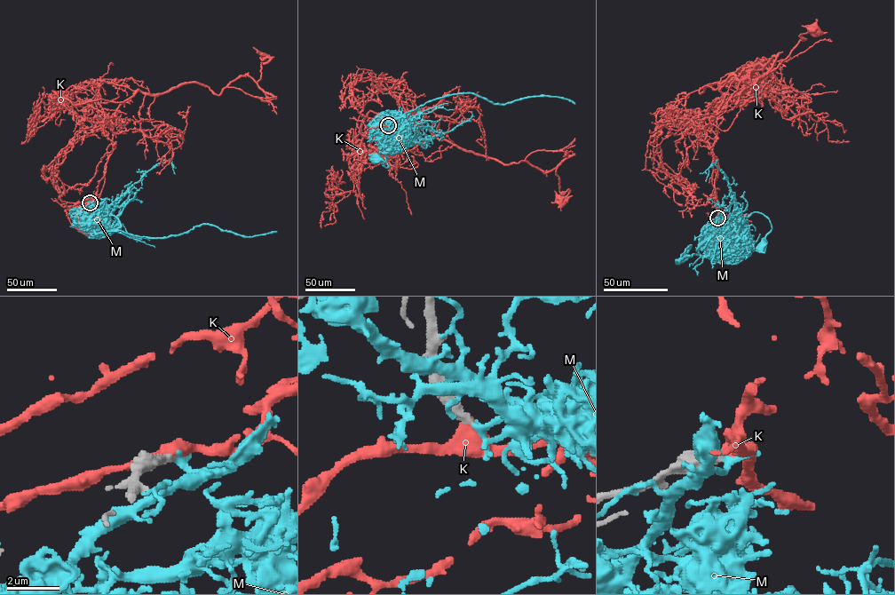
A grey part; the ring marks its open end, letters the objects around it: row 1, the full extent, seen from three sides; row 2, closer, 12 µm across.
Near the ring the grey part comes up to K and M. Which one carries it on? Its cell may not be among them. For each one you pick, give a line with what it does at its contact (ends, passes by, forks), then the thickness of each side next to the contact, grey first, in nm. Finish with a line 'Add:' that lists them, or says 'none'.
K: It ends there. Thickness 400 nm (grey) against 600 nm
Add: K

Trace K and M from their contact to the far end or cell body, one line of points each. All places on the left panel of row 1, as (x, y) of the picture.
K: (90, 202), (112, 152), (112, 115), (124, 101), (192, 83), (218, 95), (246, 75), (259, 88), (265, 56)
M: (90, 202), (84, 208), (92, 206), (95, 210), (98, 209), (97, 203), (87, 198), (90, 209), (79, 226)

